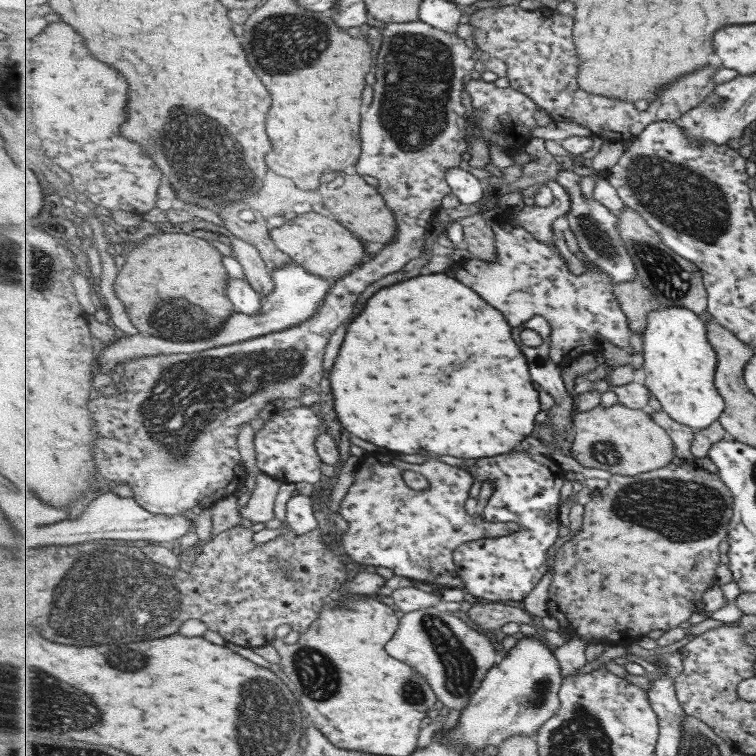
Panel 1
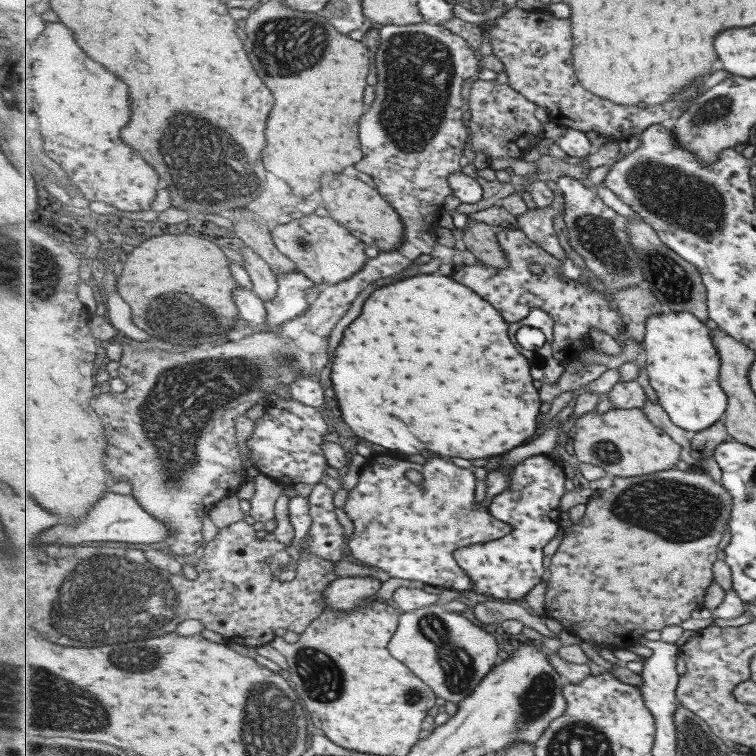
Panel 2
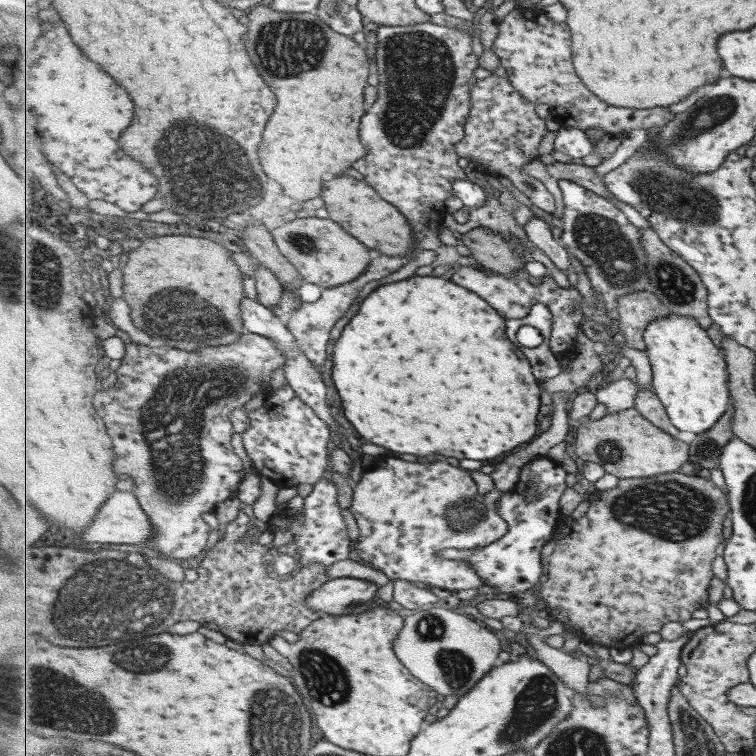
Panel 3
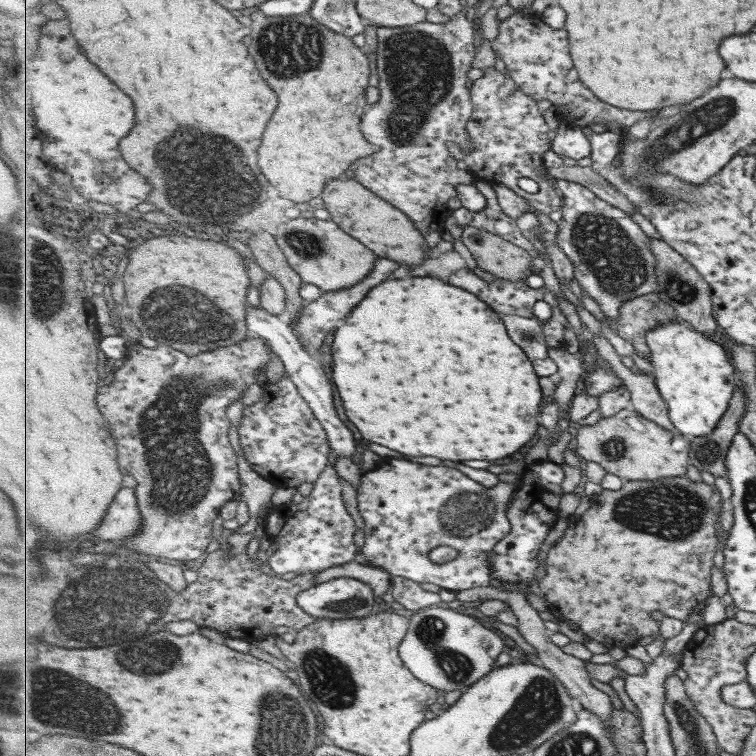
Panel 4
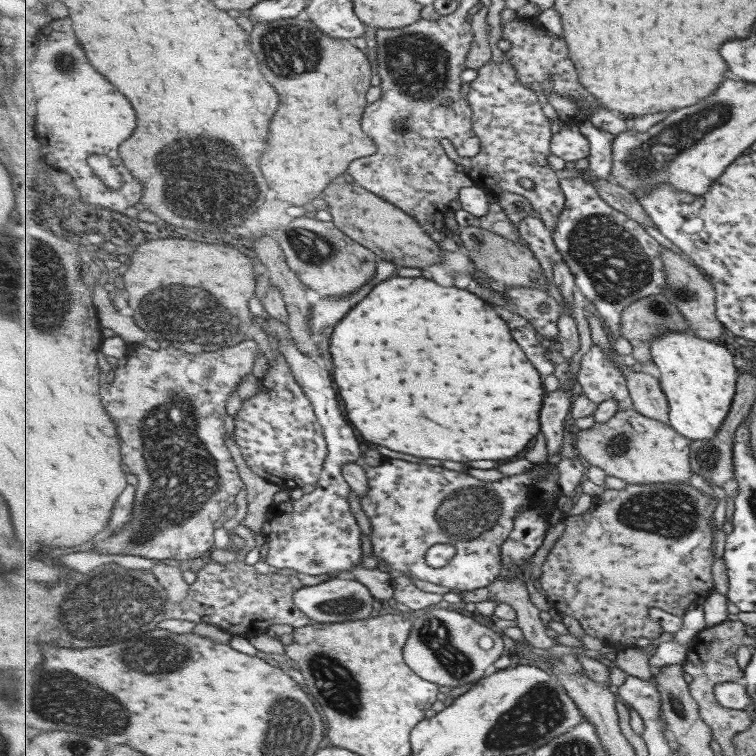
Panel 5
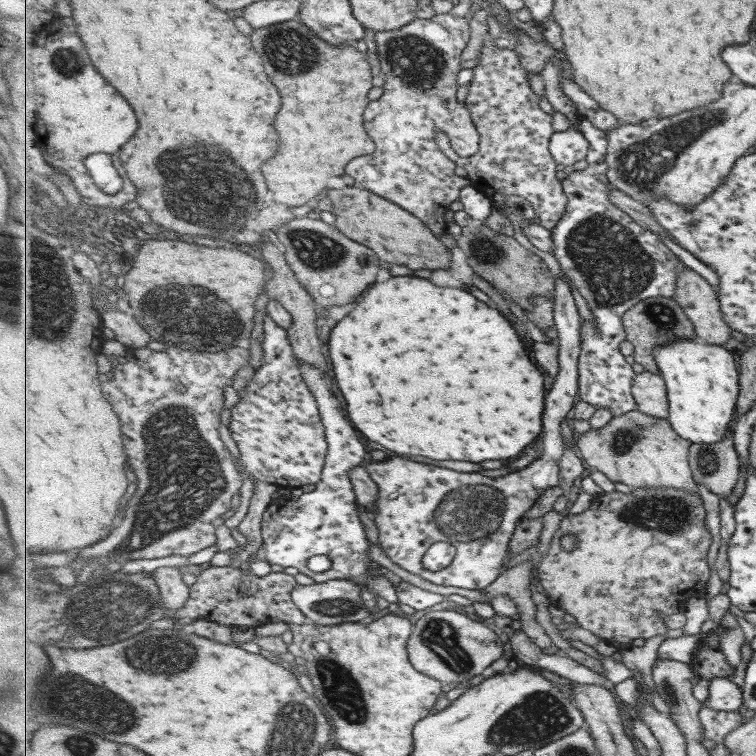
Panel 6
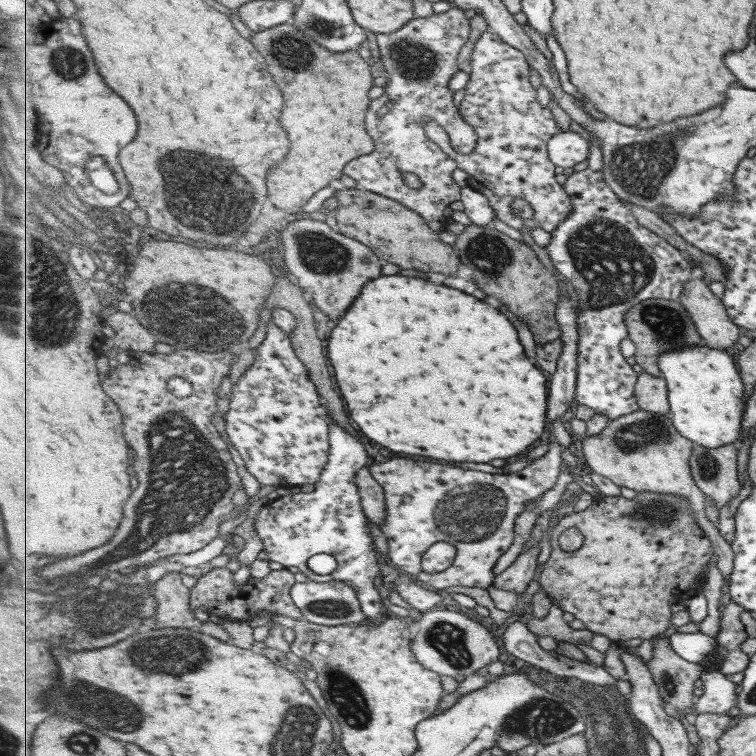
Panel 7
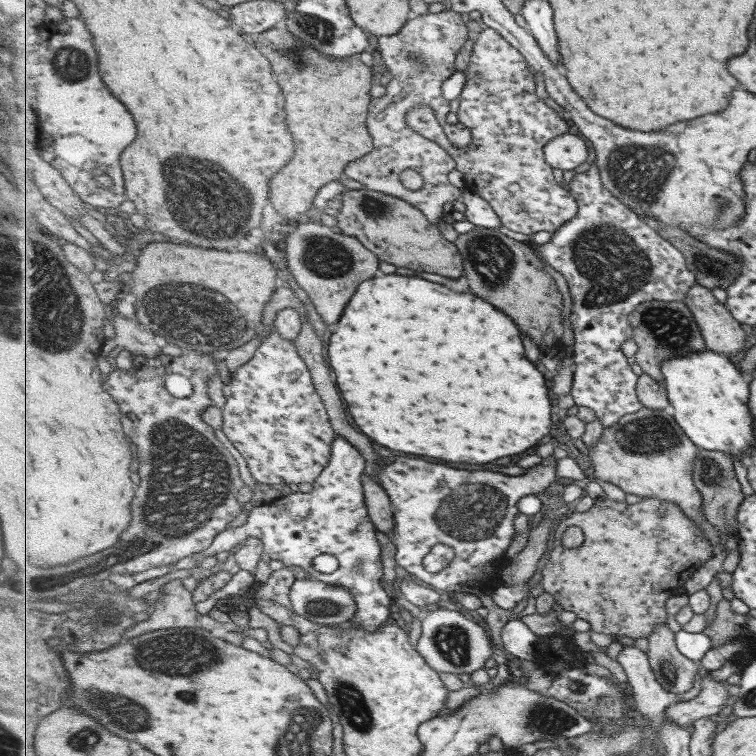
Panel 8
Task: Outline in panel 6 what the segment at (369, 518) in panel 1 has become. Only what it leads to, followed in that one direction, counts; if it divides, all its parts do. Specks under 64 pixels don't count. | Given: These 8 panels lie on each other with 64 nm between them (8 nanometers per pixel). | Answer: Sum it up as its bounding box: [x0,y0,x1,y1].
[365,272,583,590]

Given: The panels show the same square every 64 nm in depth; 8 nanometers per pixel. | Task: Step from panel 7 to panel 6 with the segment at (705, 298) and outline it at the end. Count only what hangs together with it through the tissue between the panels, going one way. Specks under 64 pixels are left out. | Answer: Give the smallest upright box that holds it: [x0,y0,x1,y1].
[673,268,734,346]

